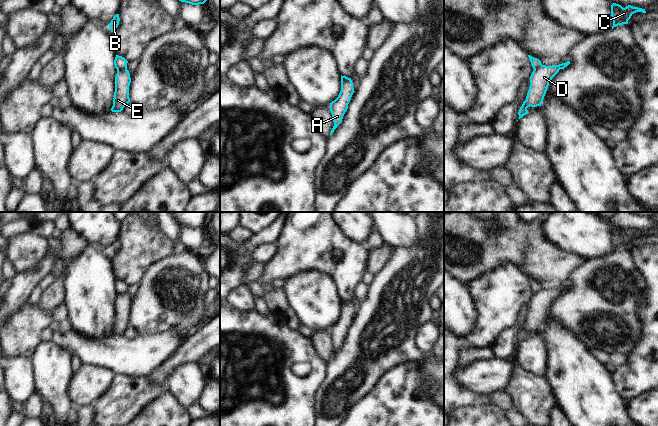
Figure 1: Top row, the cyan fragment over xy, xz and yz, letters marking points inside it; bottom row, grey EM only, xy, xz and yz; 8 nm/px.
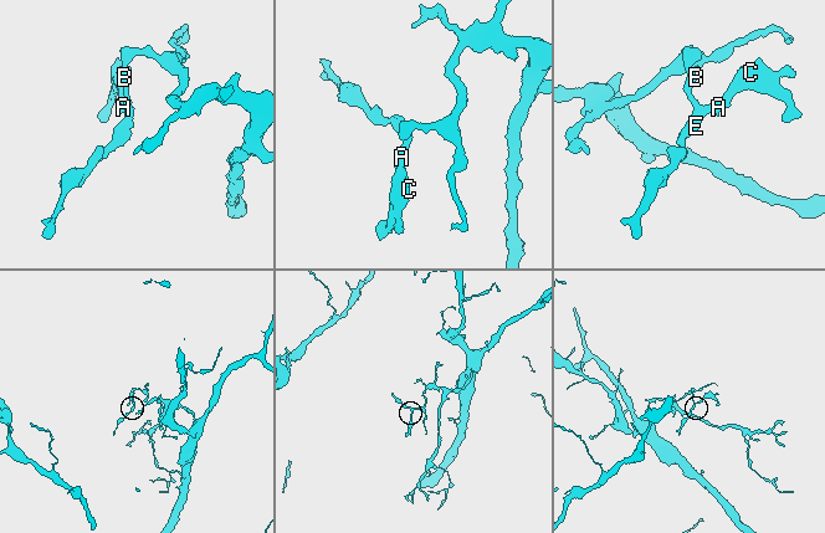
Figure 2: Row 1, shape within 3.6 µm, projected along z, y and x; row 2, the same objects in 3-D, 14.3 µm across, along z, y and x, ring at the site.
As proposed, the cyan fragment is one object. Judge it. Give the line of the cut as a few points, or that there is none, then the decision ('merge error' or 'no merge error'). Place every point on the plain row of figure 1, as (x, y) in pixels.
cut in xy along (126, 292), (117, 295); merge error

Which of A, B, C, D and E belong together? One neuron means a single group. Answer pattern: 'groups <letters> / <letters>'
groups A C D E / B

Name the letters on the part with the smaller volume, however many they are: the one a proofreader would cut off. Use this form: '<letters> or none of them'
A, C, D, E

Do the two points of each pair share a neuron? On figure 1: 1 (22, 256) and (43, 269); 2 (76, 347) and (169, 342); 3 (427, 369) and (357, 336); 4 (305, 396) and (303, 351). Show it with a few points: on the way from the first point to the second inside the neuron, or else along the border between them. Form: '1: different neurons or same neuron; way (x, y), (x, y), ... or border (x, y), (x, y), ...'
1: different neurons; border (49, 251), (34, 267), (17, 273)
2: same neuron; way (99, 350), (146, 350)
3: different neurons; border (430, 355), (417, 361)
4: same neuron; way (308, 385), (314, 379), (314, 362)

